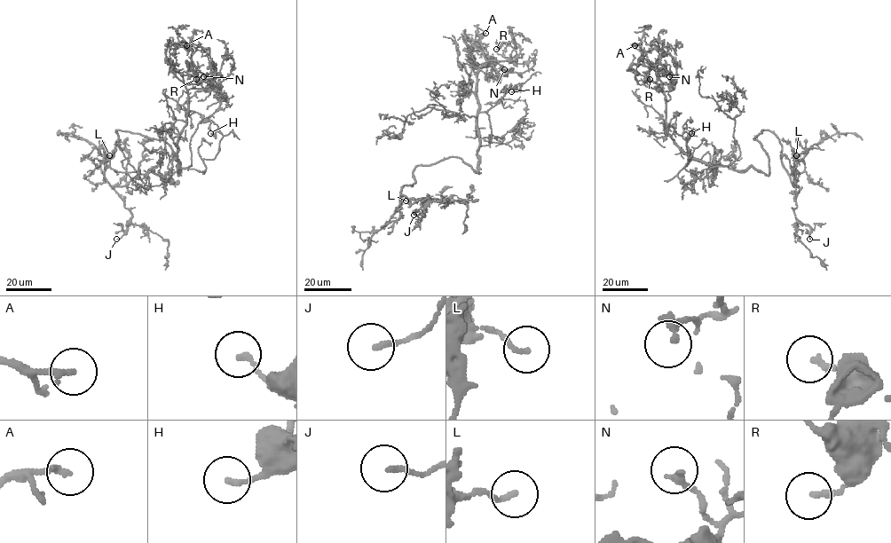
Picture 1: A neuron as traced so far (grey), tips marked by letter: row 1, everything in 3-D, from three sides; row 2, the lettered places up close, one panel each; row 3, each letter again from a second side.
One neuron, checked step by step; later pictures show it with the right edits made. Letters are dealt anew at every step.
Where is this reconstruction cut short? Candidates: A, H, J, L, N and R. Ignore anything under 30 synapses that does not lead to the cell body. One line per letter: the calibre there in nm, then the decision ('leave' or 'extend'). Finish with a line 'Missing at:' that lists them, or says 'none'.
A: 200 nm thick; leave
H: 140 nm thick; leave
J: 160 nm thick; leave
L: 140 nm thick; leave
N: 240 nm thick; leave
R: 190 nm thick; leave
Missing at: none

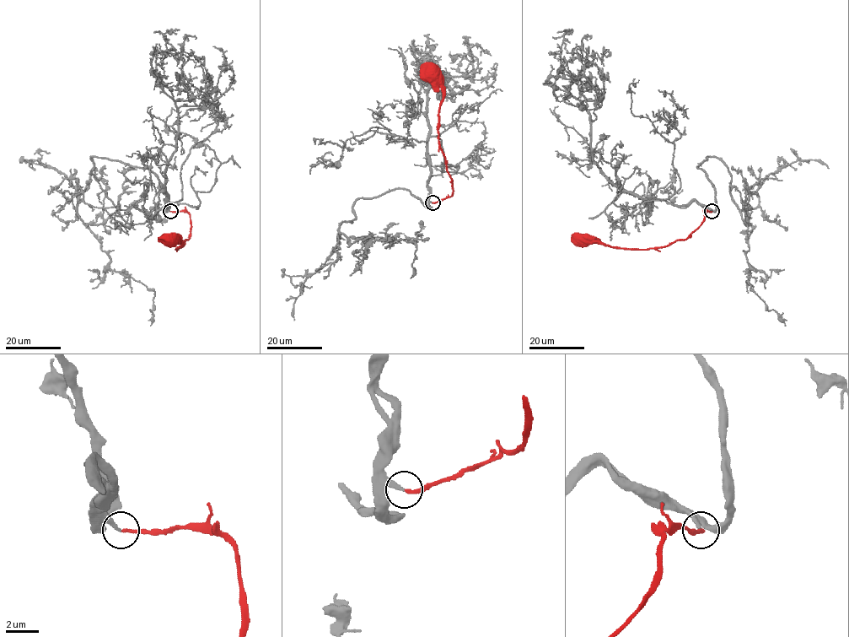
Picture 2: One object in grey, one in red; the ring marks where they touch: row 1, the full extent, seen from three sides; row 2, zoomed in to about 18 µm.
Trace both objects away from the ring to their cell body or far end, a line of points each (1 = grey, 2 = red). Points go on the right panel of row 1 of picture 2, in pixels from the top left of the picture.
1: (711, 211), (713, 184), (697, 167), (710, 156), (726, 165), (733, 202), (751, 227), (750, 288), (785, 326)
2: (711, 211), (706, 211), (704, 221), (685, 239), (666, 245), (624, 249), (590, 241), (585, 236), (582, 240)

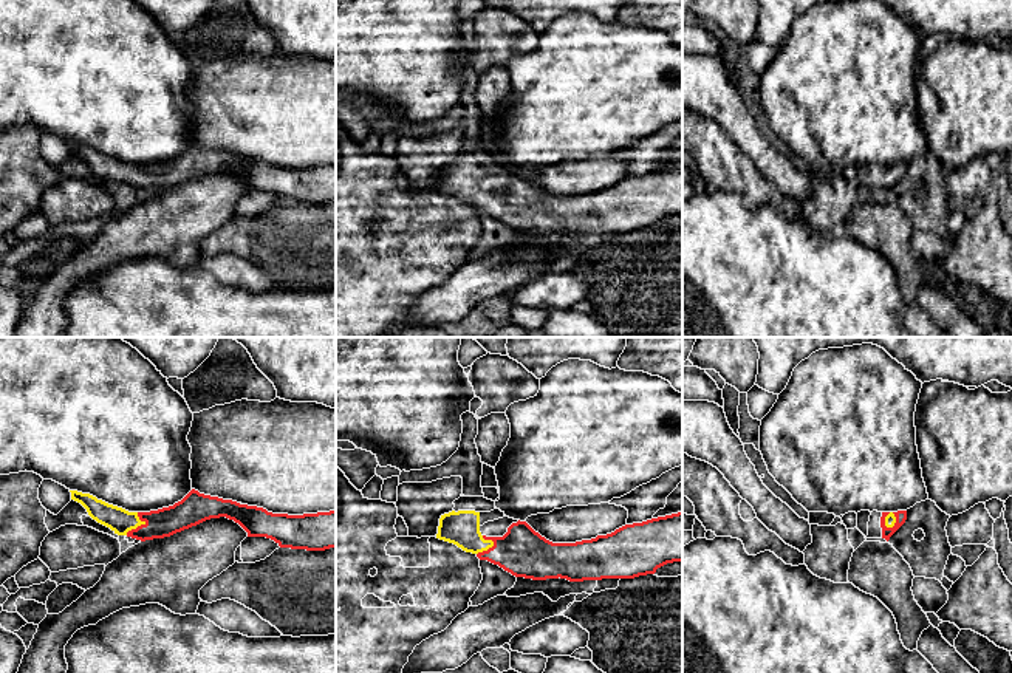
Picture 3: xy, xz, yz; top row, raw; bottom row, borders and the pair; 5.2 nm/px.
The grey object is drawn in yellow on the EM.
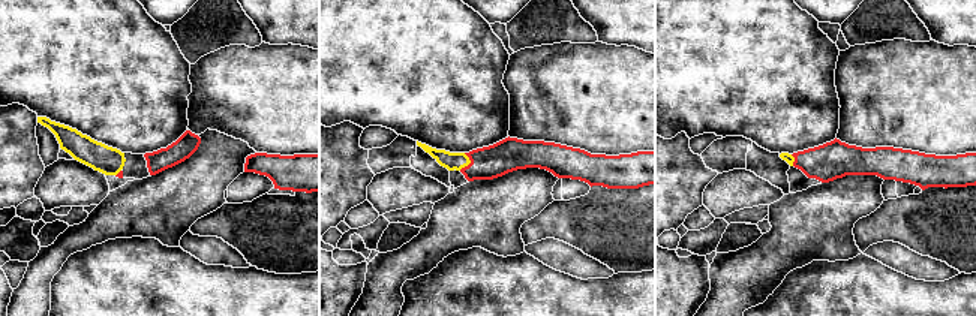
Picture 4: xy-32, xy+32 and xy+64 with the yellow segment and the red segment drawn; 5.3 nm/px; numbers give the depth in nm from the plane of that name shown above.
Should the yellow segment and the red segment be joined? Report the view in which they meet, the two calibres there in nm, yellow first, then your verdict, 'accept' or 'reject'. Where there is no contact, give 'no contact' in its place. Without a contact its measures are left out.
xy | 130/150 nm | accept

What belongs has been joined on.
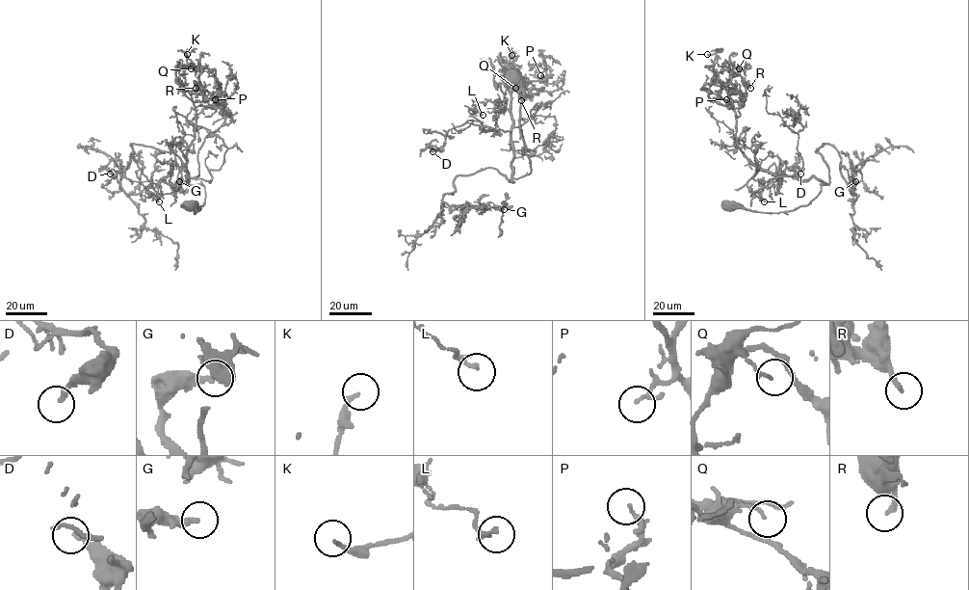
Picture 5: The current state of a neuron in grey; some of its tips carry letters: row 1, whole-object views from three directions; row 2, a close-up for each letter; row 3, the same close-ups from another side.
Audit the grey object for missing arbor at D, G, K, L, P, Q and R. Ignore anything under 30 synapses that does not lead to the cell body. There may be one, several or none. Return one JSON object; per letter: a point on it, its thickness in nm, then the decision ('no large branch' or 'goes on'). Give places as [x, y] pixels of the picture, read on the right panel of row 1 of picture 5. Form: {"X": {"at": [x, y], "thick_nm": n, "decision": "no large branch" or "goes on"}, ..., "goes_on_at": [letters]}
{"D": {"at": [800, 174], "thick_nm": 170, "decision": "no large branch"}, "G": {"at": [855, 181], "thick_nm": 280, "decision": "no large branch"}, "K": {"at": [707, 54], "thick_nm": 150, "decision": "no large branch"}, "L": {"at": [764, 201], "thick_nm": 170, "decision": "no large branch"}, "P": {"at": [726, 99], "thick_nm": 130, "decision": "no large branch"}, "Q": {"at": [739, 68], "thick_nm": 120, "decision": "no large branch"}, "R": {"at": [750, 88], "thick_nm": 200, "decision": "no large branch"}, "goes_on_at": []}

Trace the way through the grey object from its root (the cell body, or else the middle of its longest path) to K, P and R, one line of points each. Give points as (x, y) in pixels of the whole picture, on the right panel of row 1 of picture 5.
K: (729, 205), (789, 212), (825, 184), (749, 160), (738, 145), (736, 112), (720, 93), (716, 54), (707, 54)
P: (729, 205), (789, 212), (807, 205), (825, 184), (758, 169), (738, 147), (736, 112), (726, 99)
R: (729, 205), (789, 212), (825, 184), (758, 169), (744, 153), (730, 102), (746, 97), (745, 83), (750, 88)

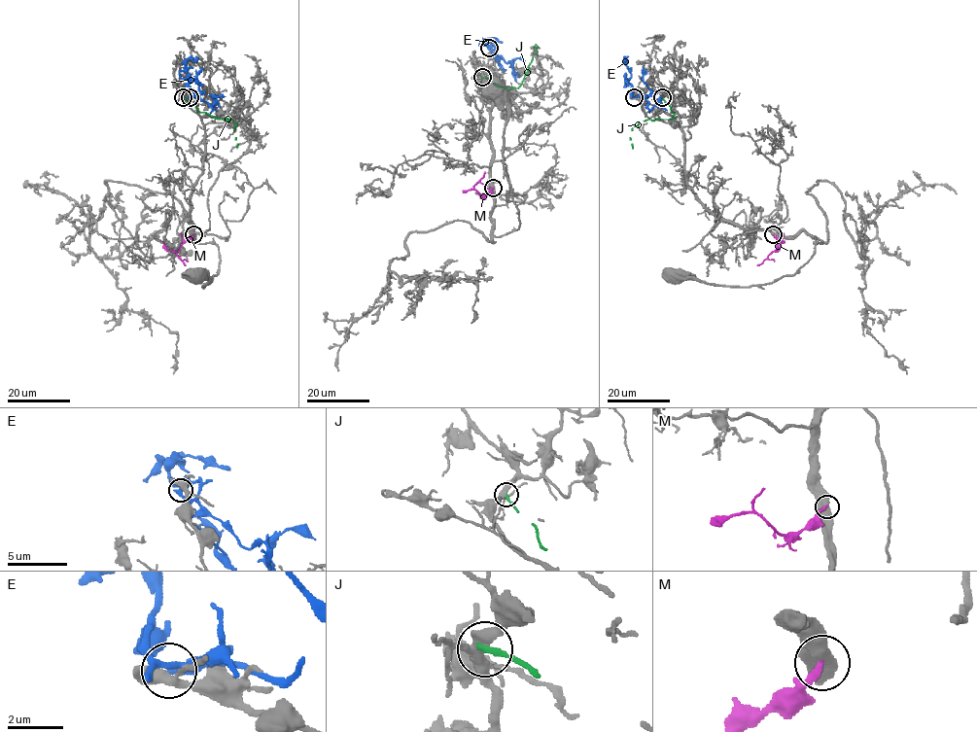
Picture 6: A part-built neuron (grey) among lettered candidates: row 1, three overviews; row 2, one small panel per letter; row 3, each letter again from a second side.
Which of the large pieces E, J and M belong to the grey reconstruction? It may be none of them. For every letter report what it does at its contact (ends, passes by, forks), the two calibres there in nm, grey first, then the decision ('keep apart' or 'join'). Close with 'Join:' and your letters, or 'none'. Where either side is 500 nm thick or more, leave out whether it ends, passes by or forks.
E: it ends there; 340 nm thick on the grey side, 360 nm on the other; keep apart
J: it ends there; 320 nm thick on the grey side, 200 nm on the other; keep apart
M: 550 nm thick on the grey side, 240 nm on the other; keep apart
Join: none

